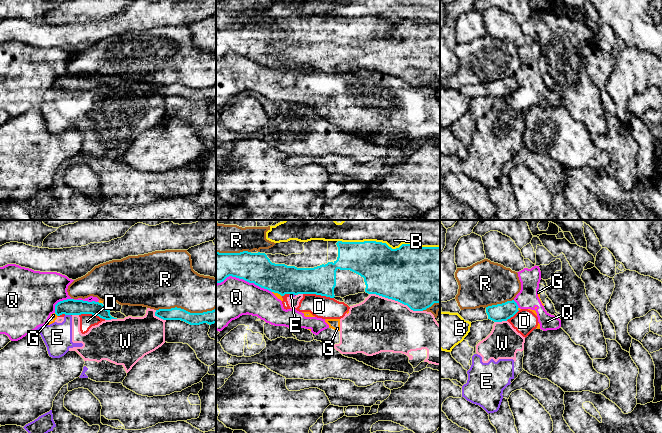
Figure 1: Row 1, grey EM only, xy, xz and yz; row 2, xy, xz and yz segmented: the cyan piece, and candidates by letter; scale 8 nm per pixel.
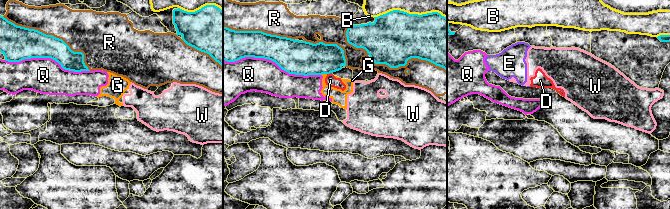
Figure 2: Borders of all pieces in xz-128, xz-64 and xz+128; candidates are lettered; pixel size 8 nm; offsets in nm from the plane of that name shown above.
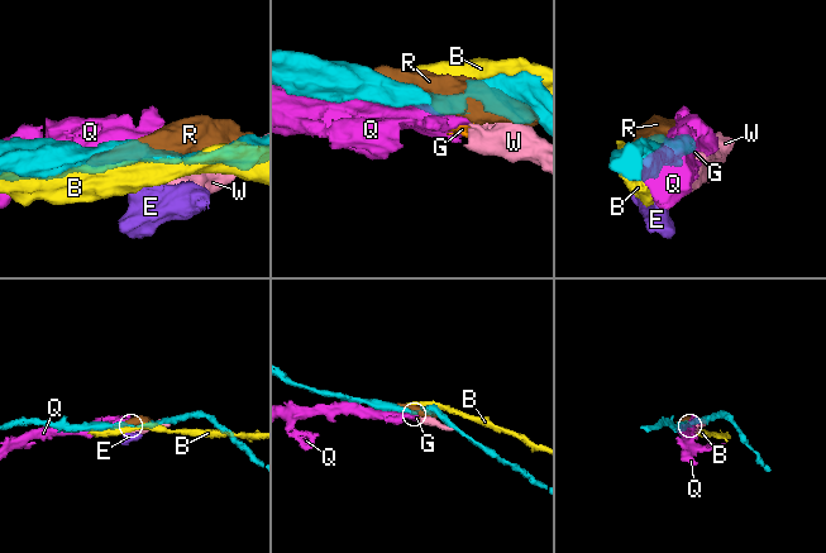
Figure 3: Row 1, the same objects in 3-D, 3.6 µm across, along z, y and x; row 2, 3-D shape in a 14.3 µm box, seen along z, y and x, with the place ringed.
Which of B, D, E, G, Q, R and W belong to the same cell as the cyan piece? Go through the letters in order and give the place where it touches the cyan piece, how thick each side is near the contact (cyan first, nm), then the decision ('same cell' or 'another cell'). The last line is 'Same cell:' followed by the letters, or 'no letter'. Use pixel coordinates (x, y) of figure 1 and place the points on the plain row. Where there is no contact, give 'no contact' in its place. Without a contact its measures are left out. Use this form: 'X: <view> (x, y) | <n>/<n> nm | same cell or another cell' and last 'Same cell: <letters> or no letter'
B: xz (388, 22) | 420/190 nm | another cell
D: xz (318, 70) | 240/180 nm | another cell
E: xy (68, 90) | 130/220 nm | another cell
G: xy (56, 90) | 130/60 nm | another cell
Q: xz (244, 55) | 240/320 nm | another cell
R: xy (185, 86) | 110/400 nm | another cell
W: xz (396, 76) | 480/440 nm | another cell
Same cell: no letter

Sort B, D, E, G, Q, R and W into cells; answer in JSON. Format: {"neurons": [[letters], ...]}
{"neurons": [["B"], ["D", "E", "G", "Q", "W"], ["R"]]}

